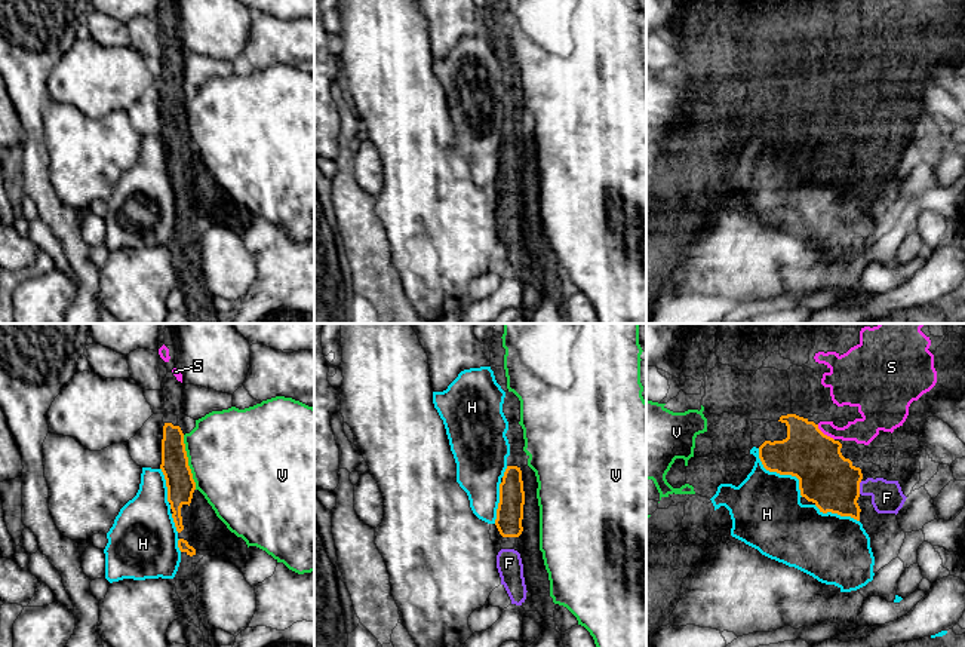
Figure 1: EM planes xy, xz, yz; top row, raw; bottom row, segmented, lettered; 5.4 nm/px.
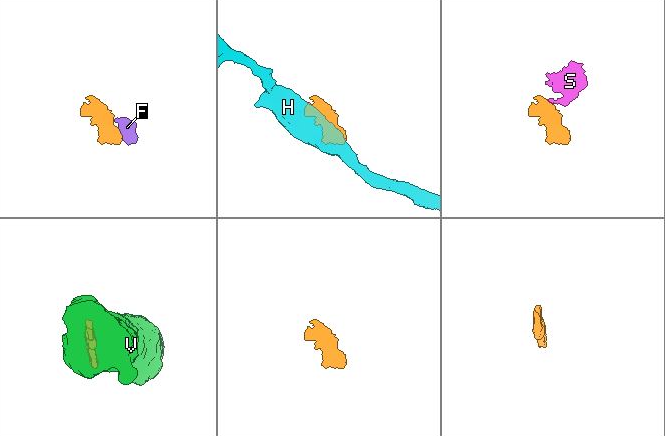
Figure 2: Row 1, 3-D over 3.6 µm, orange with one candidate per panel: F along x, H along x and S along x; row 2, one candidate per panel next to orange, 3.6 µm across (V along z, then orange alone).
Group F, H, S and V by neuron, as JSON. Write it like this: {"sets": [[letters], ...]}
{"sets": [["F", "S"], ["H"], ["V"]]}

